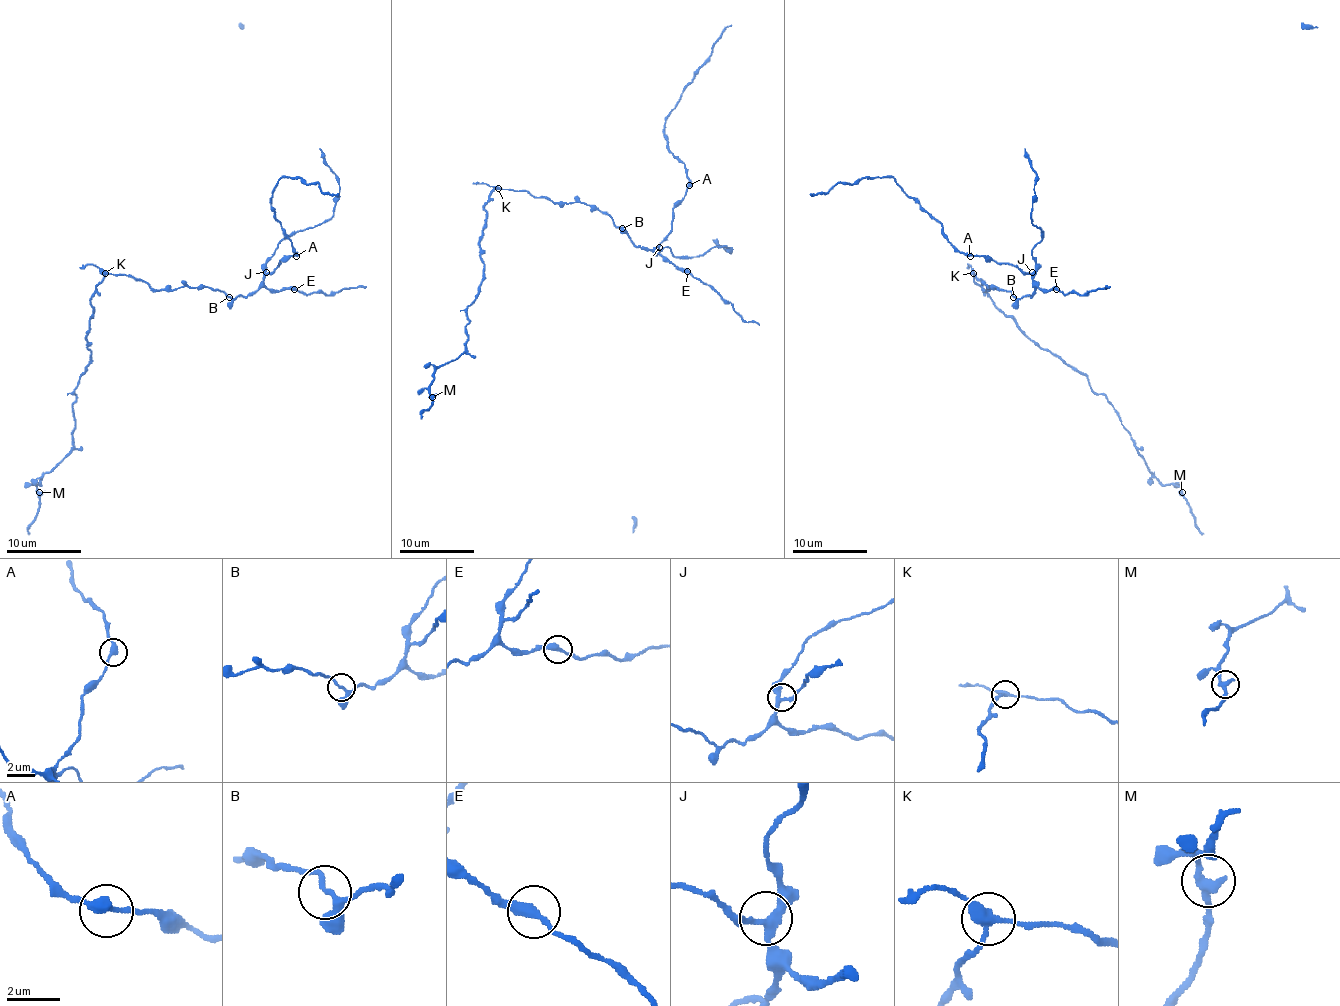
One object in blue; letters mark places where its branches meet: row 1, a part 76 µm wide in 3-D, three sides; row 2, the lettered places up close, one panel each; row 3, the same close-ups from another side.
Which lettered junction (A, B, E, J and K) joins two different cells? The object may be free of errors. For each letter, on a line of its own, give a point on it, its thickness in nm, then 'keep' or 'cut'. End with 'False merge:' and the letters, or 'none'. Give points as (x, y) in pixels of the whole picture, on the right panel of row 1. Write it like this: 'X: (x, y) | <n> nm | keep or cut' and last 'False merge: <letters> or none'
A: (970, 256) | 320 nm | keep
B: (1013, 297) | 190 nm | keep
E: (1056, 289) | 340 nm | keep
J: (1032, 272) | 280 nm | keep
K: (973, 273) | 280 nm | cut
False merge: K

